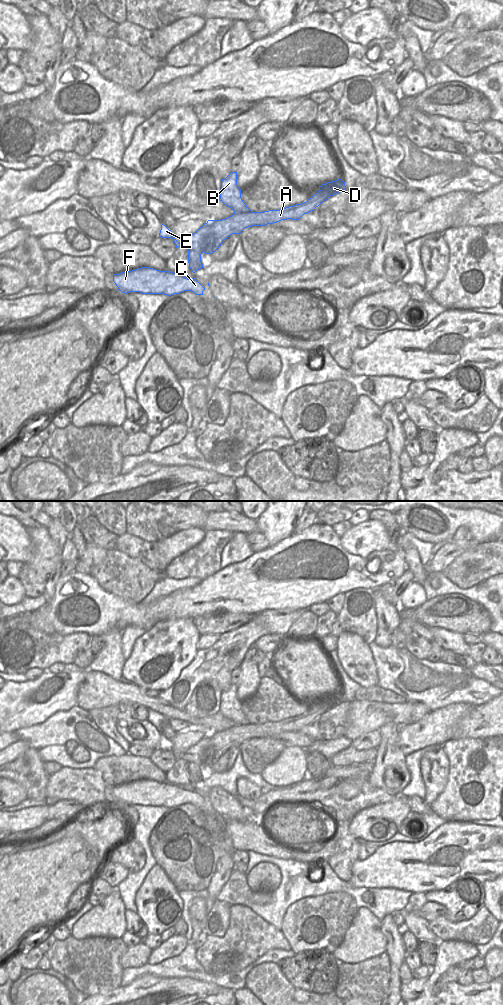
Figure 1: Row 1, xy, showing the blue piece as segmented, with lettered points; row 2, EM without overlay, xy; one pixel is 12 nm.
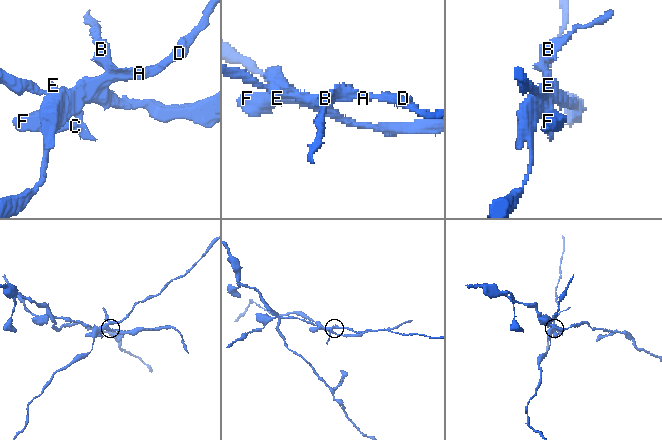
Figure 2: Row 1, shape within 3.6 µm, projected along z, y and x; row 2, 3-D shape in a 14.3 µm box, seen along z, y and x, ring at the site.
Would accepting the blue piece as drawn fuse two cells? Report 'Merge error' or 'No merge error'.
Merge error

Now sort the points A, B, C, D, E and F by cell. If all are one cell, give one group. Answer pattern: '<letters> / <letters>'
A D / B C E F

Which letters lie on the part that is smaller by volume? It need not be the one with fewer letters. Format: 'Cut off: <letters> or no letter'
Cut off: A, D

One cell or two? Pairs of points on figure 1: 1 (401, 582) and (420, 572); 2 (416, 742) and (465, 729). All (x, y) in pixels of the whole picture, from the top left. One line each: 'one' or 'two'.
1: two
2: two

